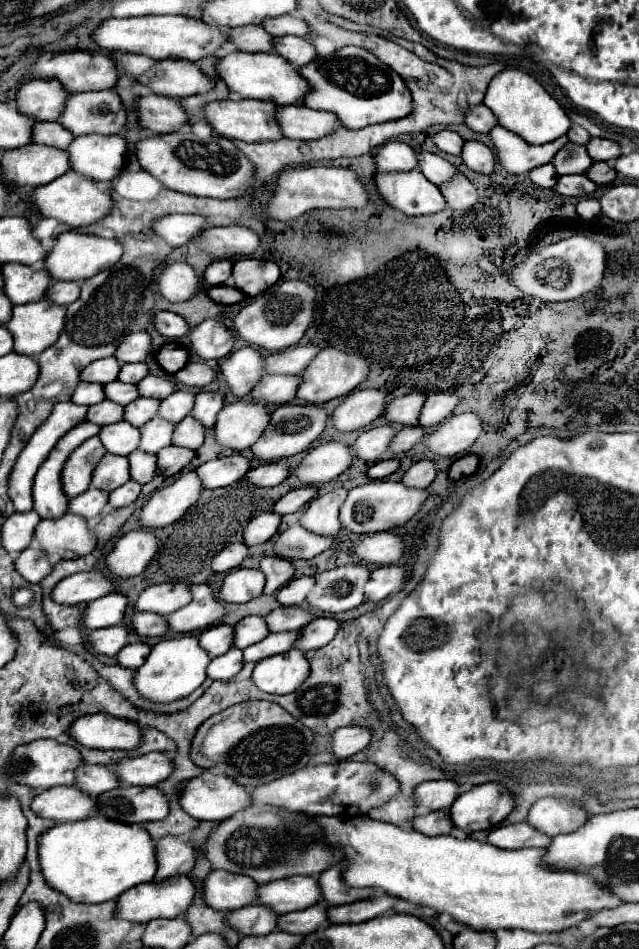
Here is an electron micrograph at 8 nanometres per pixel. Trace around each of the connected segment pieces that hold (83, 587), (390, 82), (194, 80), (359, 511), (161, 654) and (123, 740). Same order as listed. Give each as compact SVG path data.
M91 570L63 578L51 596L59 604L89 604L111 592L115 592L113 582L103 572Z
M345 46L331 56L317 56L311 64L299 68L299 72L311 86L305 106L335 112L341 124L351 130L399 120L413 110L413 96L403 78L399 78L397 72L363 48Z
M161 60L149 72L137 76L155 94L169 98L185 98L205 94L215 88L215 82L189 60Z
M375 480L349 490L349 496L341 508L341 524L355 534L375 534L393 530L397 526L407 524L421 510L427 498L429 498L427 488L409 488L401 482Z
M181 636L163 640L157 646L153 646L149 658L141 668L135 670L135 686L139 692L155 702L173 702L179 700L193 690L197 690L205 678L207 678L207 666L211 662L211 656L205 648L201 648L199 640L195 636Z
M111 714L81 716L69 734L85 748L97 750L133 750L143 740L143 732L135 722Z

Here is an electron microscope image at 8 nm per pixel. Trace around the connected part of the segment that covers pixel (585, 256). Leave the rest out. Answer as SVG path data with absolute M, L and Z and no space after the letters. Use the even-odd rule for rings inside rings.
M575 234L539 252L533 252L523 264L517 266L517 270L513 268L511 280L523 292L537 296L545 302L563 302L563 300L577 300L587 292L599 288L605 270L607 270L607 252L603 244L589 236Z

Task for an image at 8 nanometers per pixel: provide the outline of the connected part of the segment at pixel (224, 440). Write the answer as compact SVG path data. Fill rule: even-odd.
M235 400L233 404L227 404L215 424L215 438L221 446L233 448L237 452L247 450L259 440L263 430L269 424L269 410L265 404L259 404L255 400Z

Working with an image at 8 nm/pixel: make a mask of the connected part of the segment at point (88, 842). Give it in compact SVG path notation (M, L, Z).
M103 814L87 818L83 822L63 822L39 836L39 864L45 880L65 896L75 902L101 904L115 900L125 890L151 882L157 874L157 850L149 832L141 824L119 824L117 820L107 820Z

